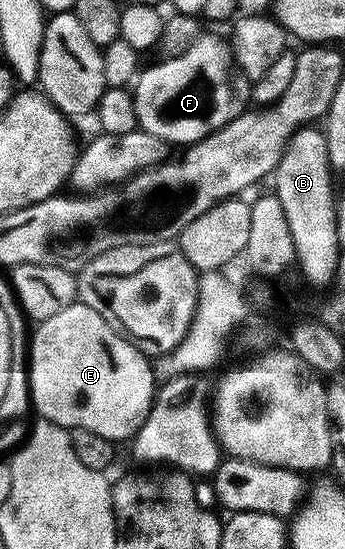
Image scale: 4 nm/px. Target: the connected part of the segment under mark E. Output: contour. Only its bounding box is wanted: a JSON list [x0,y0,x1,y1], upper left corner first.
[29,302,157,442]

